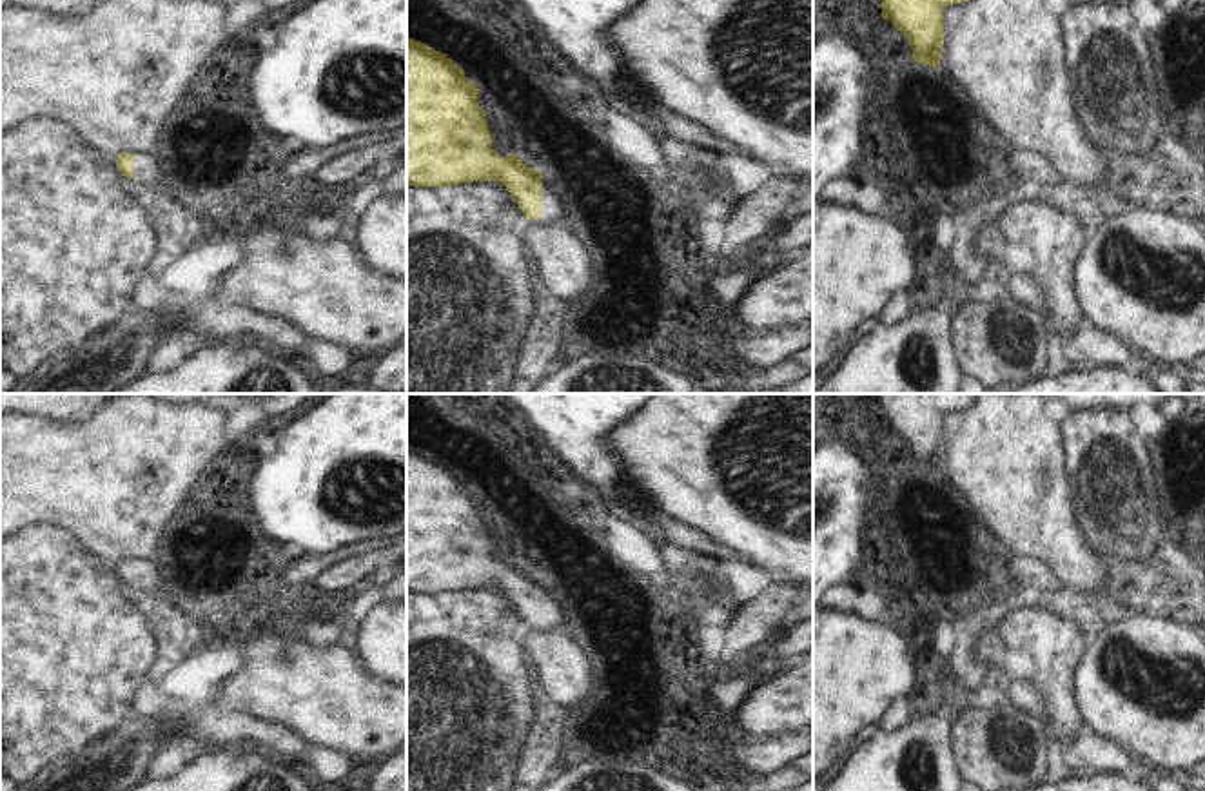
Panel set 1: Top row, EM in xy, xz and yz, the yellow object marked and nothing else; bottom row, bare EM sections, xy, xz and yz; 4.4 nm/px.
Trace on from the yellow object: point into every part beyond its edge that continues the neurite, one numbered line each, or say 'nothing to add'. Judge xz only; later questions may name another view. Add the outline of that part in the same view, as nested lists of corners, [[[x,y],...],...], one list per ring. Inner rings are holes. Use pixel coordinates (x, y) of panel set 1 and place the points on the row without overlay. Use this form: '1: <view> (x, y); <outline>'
1: xz (550, 621); [[[544,611],[541,617],[541,628],[546,631],[554,631],[561,628],[573,630],[572,617],[566,611]]]

